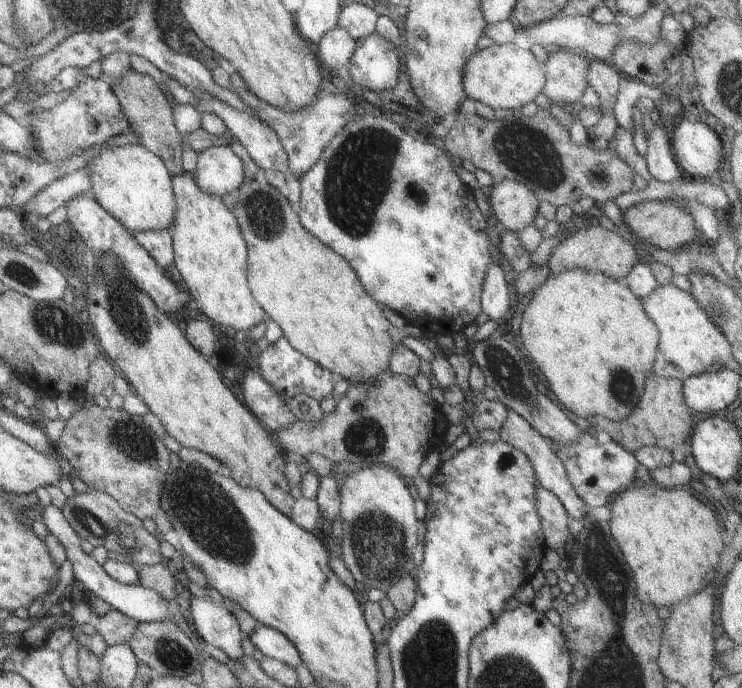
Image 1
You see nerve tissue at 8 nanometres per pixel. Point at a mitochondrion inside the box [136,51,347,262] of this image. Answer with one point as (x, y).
(265, 214)

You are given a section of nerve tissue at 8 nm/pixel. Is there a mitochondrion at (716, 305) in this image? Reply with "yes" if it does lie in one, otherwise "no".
yes

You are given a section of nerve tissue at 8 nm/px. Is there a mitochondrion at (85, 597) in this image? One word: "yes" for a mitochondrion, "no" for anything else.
no

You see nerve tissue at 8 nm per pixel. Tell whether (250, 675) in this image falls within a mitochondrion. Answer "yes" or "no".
no

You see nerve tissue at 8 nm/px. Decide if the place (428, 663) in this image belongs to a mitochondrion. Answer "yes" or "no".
yes

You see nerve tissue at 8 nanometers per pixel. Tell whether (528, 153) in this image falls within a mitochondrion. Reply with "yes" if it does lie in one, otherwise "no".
yes

